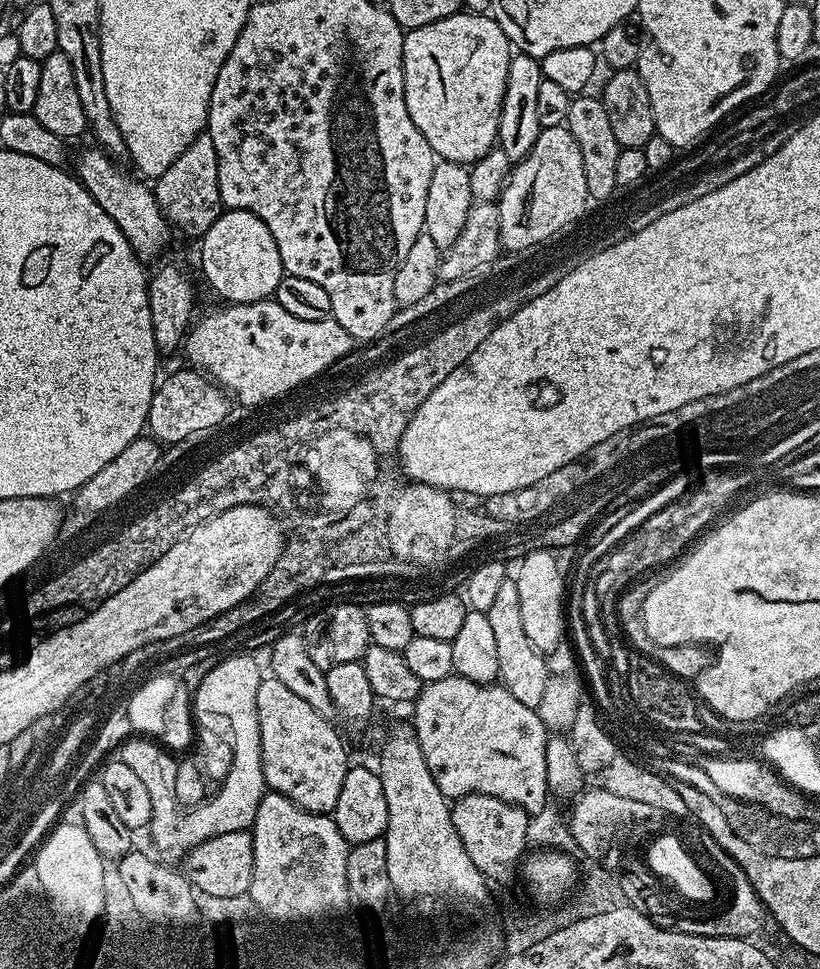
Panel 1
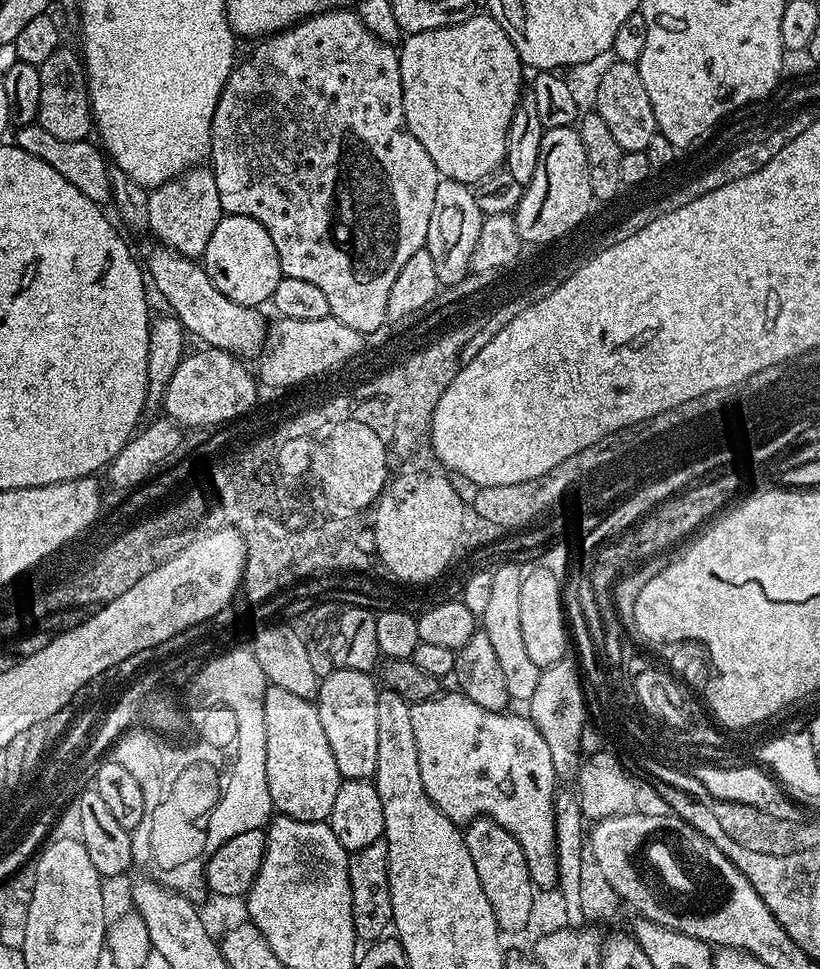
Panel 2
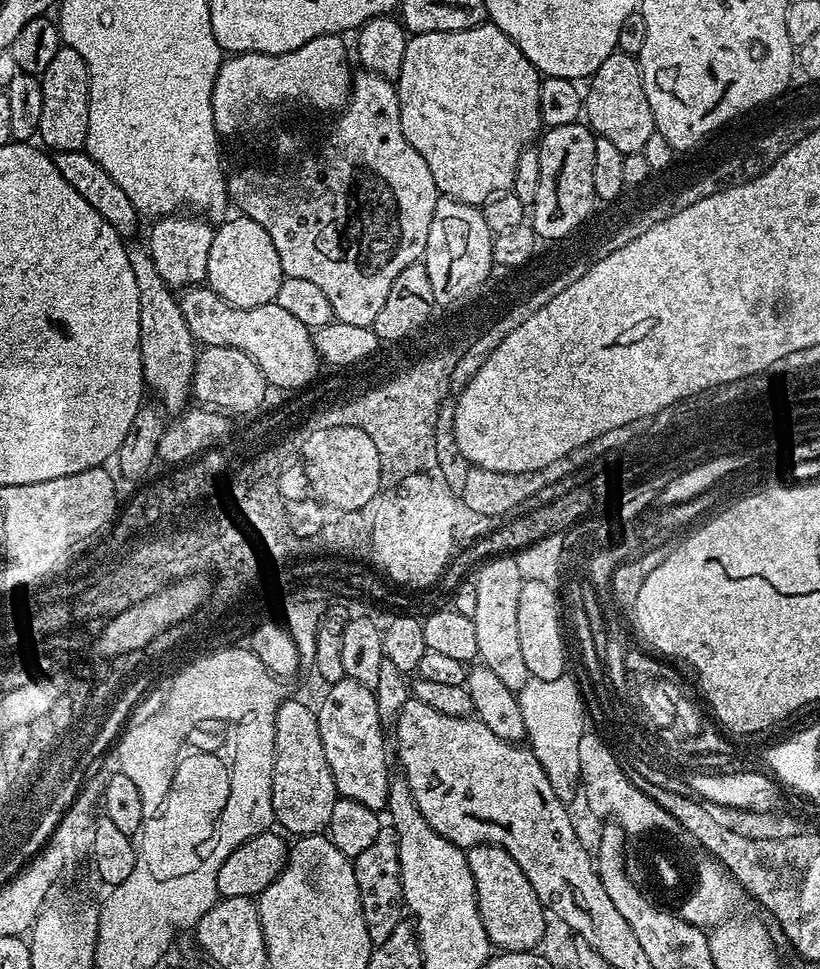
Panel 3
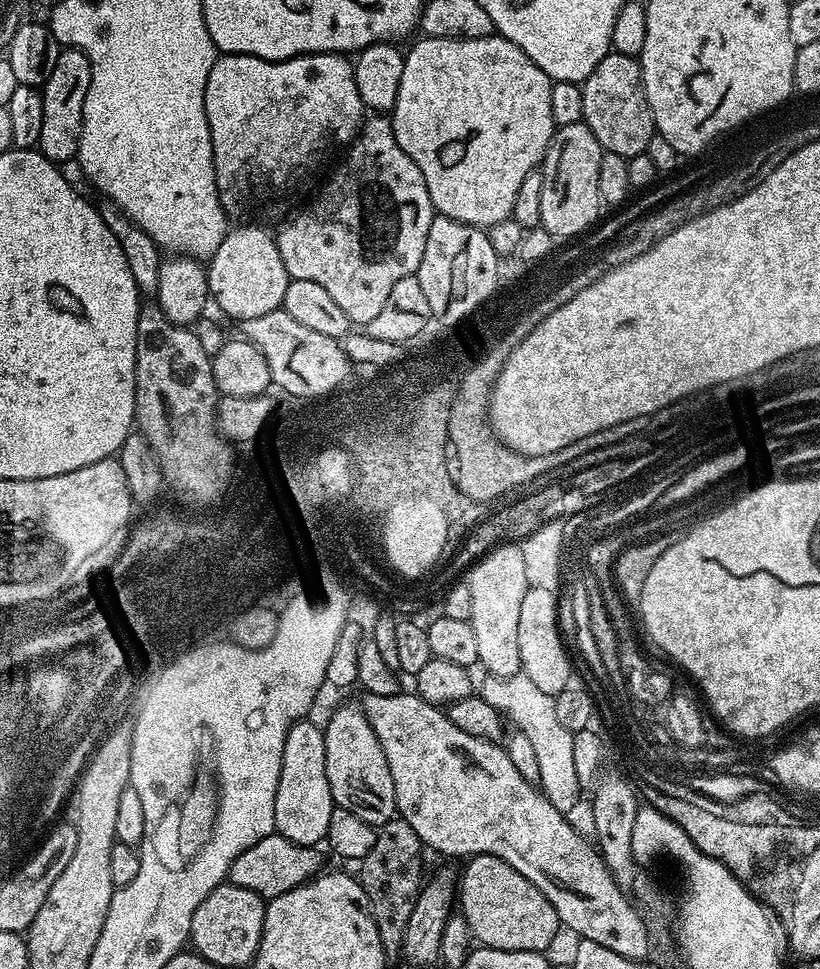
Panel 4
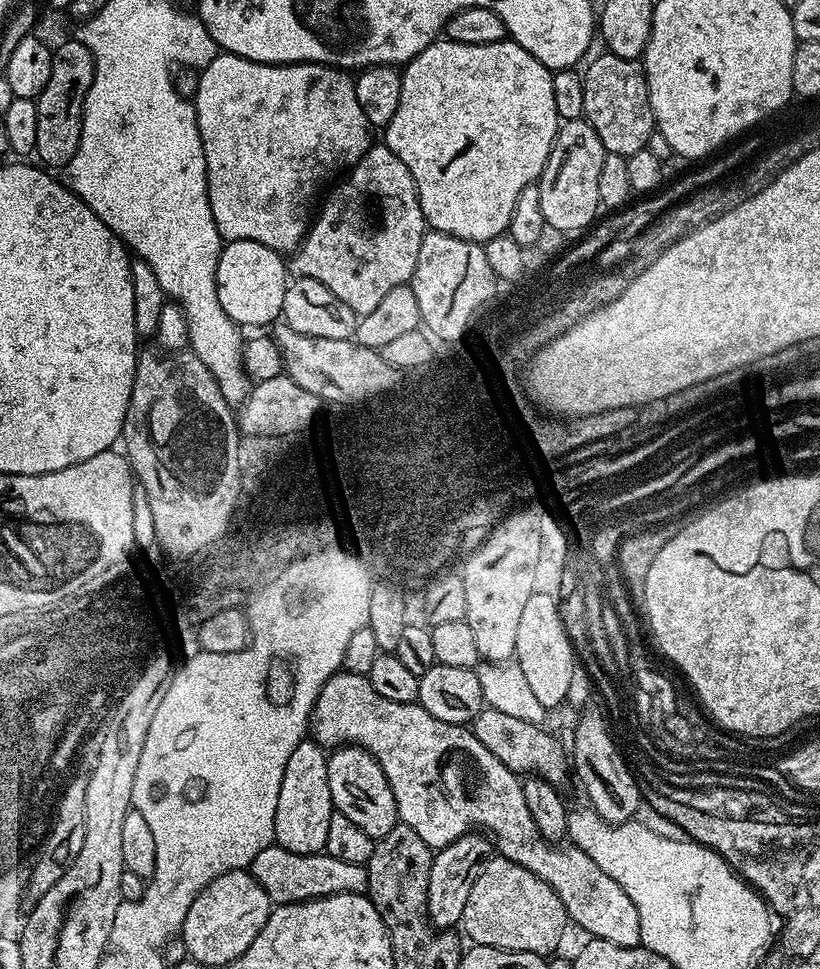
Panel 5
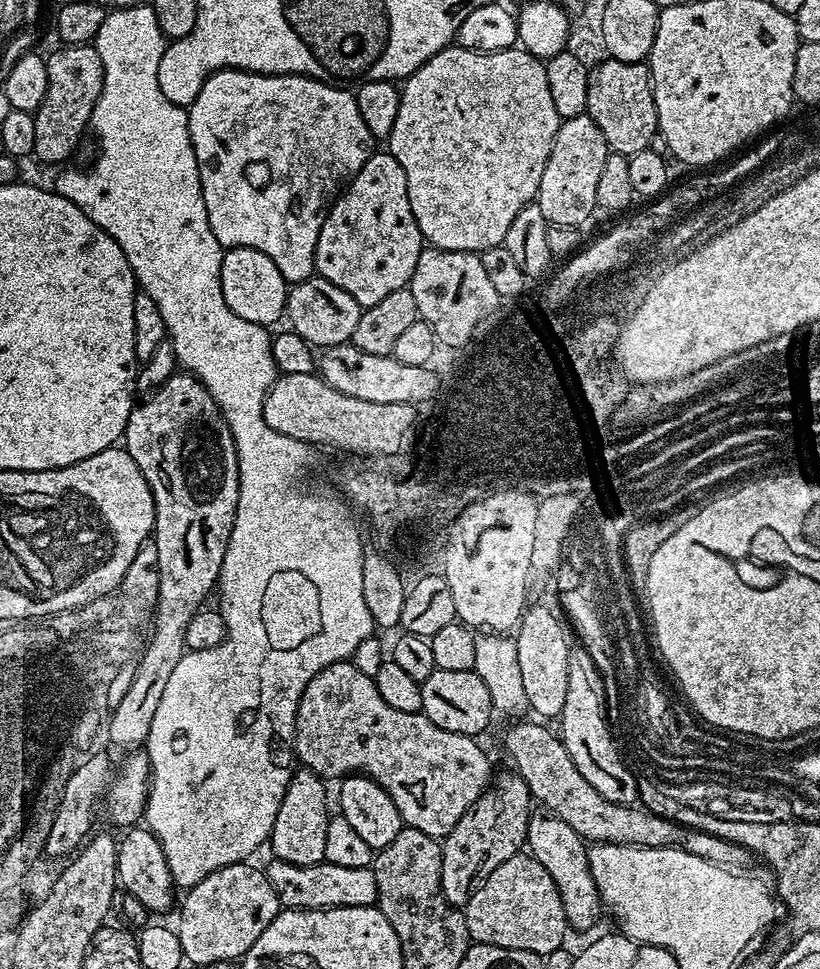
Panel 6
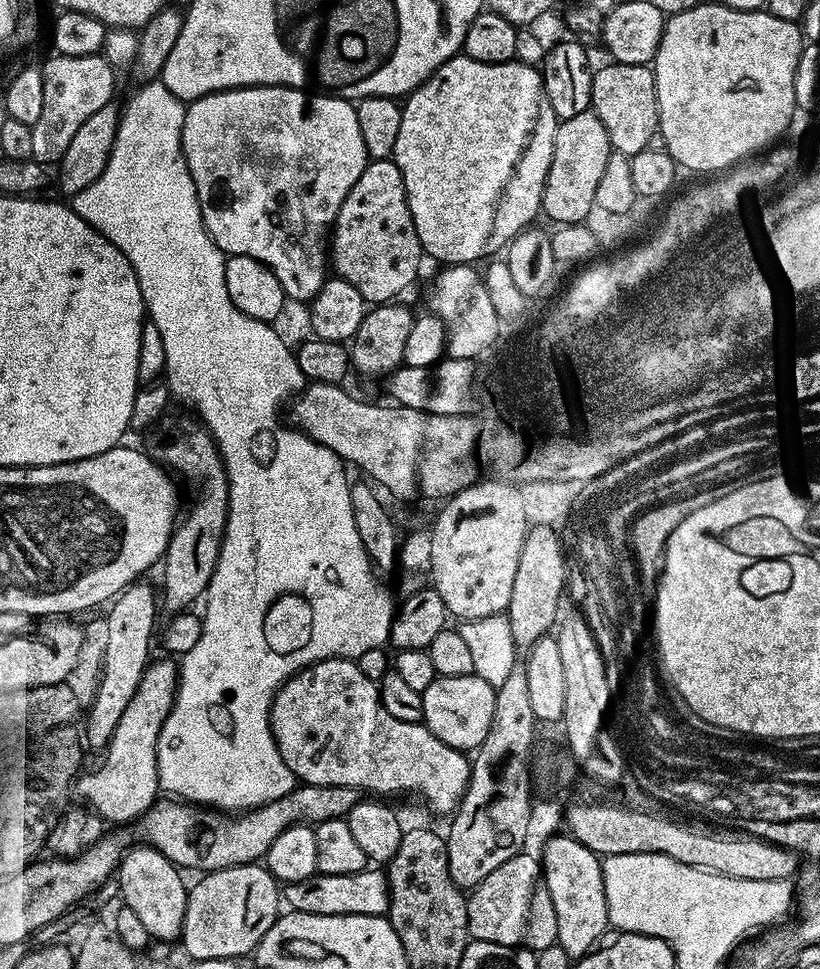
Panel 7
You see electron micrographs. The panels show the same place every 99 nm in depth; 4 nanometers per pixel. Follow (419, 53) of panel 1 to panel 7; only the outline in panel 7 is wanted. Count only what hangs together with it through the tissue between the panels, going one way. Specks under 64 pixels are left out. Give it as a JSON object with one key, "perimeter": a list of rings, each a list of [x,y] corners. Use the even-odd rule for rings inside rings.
{"perimeter":[[[457,54],[447,60],[441,68],[424,84],[419,84],[413,92],[408,93],[403,101],[400,113],[402,114],[402,127],[398,130],[398,142],[394,142],[391,159],[395,160],[398,170],[404,179],[406,198],[410,206],[410,214],[414,218],[414,230],[420,239],[420,246],[425,257],[433,256],[441,260],[441,265],[470,264],[475,265],[485,258],[492,258],[499,250],[507,249],[515,236],[522,229],[529,227],[537,215],[541,215],[542,194],[546,174],[550,170],[550,162],[554,154],[554,138],[558,123],[554,110],[550,106],[550,98],[546,98],[544,78],[539,67],[531,68],[528,64],[520,64],[519,59],[501,64],[478,62],[474,58]]]}

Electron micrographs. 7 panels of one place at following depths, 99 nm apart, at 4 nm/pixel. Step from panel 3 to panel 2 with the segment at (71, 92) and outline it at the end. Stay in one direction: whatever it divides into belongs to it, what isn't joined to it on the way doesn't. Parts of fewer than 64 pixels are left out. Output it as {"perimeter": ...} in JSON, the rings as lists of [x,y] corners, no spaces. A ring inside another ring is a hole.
{"perimeter":[[[62,46],[38,65],[42,78],[42,94],[38,98],[36,119],[41,126],[54,134],[54,138],[63,138],[65,142],[87,140],[94,132],[92,101],[88,96],[88,74],[81,53],[68,46]]]}

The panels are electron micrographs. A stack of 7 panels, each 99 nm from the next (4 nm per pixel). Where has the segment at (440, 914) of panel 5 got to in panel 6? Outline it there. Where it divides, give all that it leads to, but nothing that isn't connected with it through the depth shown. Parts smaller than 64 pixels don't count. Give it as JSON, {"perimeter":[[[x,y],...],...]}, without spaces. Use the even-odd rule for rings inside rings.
{"perimeter":[[[514,770],[507,771],[500,777],[497,775],[491,781],[490,787],[476,799],[474,806],[470,806],[470,810],[466,810],[466,814],[462,814],[462,818],[458,818],[458,822],[449,830],[448,835],[443,837],[440,846],[442,850],[442,894],[446,902],[450,902],[458,909],[463,909],[474,894],[474,890],[478,890],[478,886],[482,886],[482,882],[490,878],[490,874],[494,874],[494,870],[498,870],[498,866],[502,866],[506,858],[521,855],[528,839],[528,819],[532,817],[534,801],[521,776]]]}

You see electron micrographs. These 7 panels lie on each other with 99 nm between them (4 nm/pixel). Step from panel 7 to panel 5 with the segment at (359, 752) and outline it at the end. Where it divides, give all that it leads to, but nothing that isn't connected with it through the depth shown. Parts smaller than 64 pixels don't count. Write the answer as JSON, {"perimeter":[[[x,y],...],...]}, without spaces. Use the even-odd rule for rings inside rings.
{"perimeter":[[[338,671],[325,682],[312,707],[310,736],[321,748],[335,750],[341,746],[365,748],[382,766],[386,778],[390,782],[390,790],[394,790],[394,802],[399,823],[410,826],[422,842],[426,842],[434,850],[444,848],[450,842],[462,838],[467,832],[483,830],[490,837],[495,851],[510,862],[518,862],[518,866],[526,866],[538,878],[542,878],[562,898],[562,906],[566,906],[569,921],[576,924],[589,937],[605,939],[617,946],[638,947],[642,926],[638,926],[638,909],[630,902],[630,894],[605,874],[592,858],[586,858],[582,850],[569,846],[564,842],[548,840],[534,826],[534,818],[526,806],[524,786],[521,777],[512,772],[474,734],[463,724],[447,724],[434,714],[430,714],[419,702],[390,702],[390,698],[382,698],[374,686],[370,686],[367,676],[359,676],[353,672]]]}

